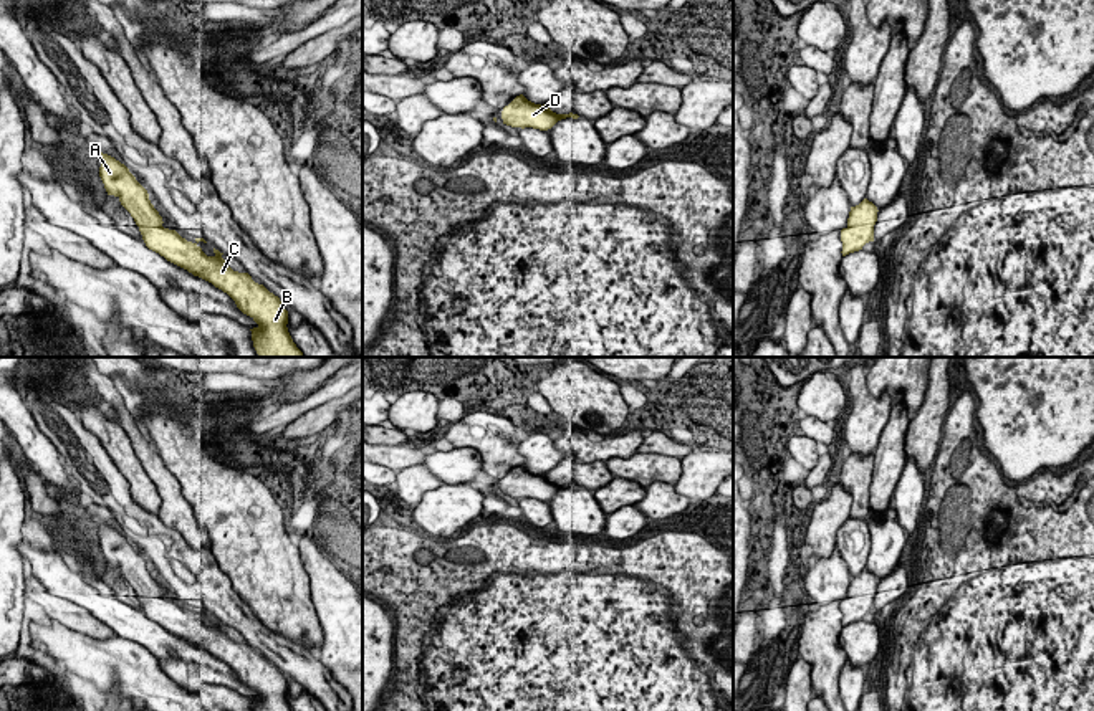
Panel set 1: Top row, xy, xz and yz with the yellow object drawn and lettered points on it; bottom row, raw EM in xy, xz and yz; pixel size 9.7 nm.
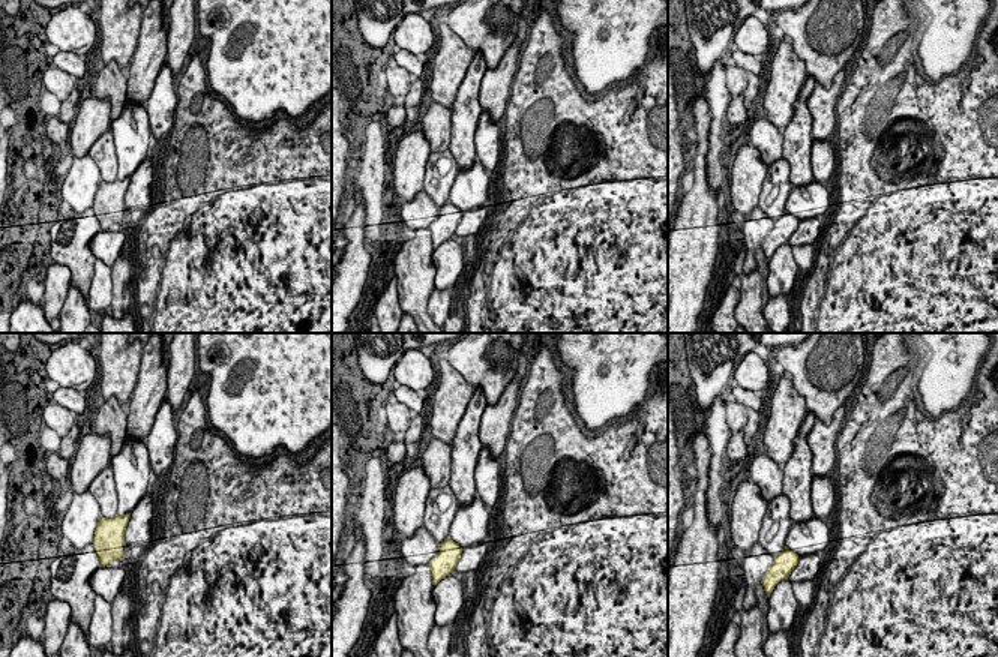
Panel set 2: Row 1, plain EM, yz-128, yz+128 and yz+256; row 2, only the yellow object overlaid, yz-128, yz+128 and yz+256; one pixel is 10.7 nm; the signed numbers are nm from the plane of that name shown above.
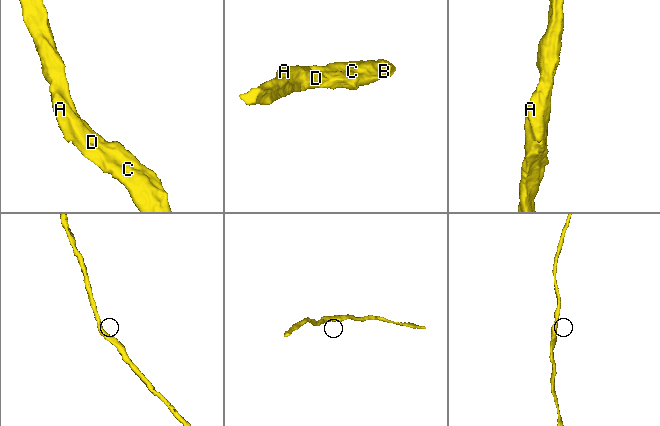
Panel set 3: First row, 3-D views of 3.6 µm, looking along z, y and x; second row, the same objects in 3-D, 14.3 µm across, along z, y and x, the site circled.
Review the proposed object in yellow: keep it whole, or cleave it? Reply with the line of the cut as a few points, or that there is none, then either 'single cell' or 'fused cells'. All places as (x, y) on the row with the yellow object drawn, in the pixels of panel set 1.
cut none; single cell

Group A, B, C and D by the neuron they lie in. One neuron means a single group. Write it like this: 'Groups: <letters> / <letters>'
Groups: A B C D

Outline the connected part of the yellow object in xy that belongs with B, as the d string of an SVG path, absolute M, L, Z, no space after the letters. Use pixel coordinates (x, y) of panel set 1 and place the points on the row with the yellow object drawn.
M99 152L99 160L99 177L108 195L118 197L131 213L146 246L227 293L237 308L258 324L250 331L260 357L303 357L288 332L288 311L278 296L255 283L248 273L233 271L218 250L214 248L215 255L207 256L197 245L207 243L204 238L195 238L192 243L175 230L164 228L162 217L151 203L147 190L129 169L103 152Z

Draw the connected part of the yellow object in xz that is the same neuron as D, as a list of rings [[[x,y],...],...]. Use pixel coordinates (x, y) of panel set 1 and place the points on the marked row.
[[[523,94],[516,96],[508,106],[501,111],[503,124],[511,127],[533,127],[540,131],[551,129],[558,121],[573,117],[578,119],[578,114],[556,114],[546,104],[535,104],[528,101]]]

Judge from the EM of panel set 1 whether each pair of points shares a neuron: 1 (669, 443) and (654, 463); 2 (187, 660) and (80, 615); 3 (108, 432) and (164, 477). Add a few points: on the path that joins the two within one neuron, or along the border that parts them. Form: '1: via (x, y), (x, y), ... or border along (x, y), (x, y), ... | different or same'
1: border along (636, 452), (657, 452), (676, 457) | different
2: border along (76, 604), (88, 609), (115, 632) | different
3: border along (118, 420), (156, 488) | different

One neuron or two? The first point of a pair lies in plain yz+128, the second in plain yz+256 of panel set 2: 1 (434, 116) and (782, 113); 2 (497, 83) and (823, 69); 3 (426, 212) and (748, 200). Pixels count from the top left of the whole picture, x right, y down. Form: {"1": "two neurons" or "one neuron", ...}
{"1": "two neurons", "2": "two neurons", "3": "two neurons"}

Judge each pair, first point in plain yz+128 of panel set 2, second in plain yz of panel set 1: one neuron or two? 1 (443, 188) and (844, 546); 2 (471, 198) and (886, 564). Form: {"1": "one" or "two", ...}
{"1": "one", "2": "one"}

